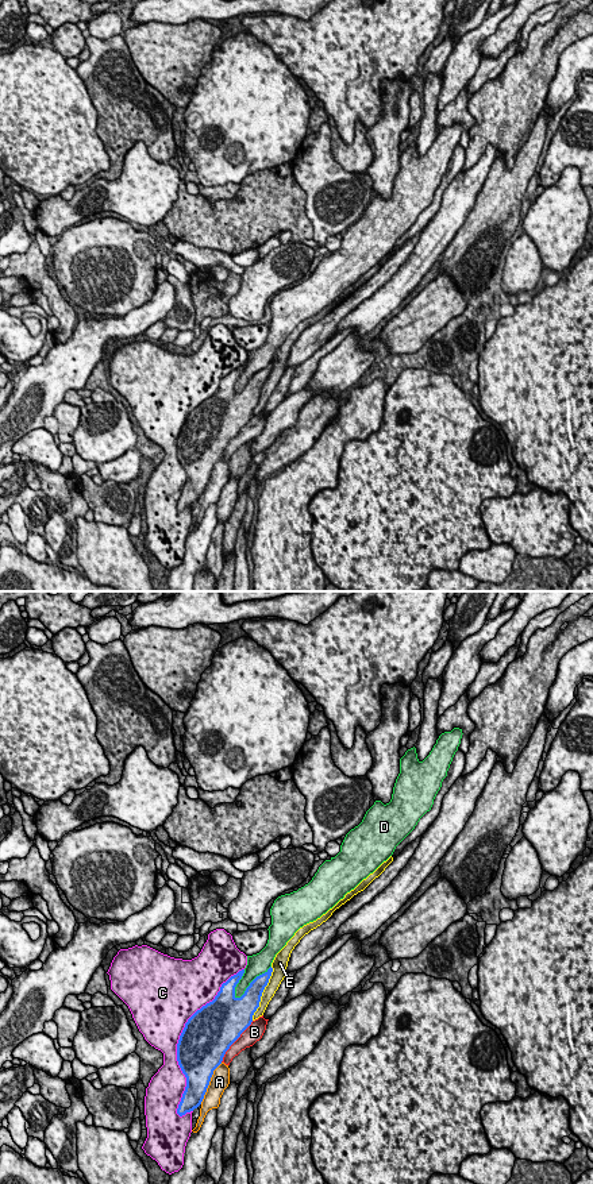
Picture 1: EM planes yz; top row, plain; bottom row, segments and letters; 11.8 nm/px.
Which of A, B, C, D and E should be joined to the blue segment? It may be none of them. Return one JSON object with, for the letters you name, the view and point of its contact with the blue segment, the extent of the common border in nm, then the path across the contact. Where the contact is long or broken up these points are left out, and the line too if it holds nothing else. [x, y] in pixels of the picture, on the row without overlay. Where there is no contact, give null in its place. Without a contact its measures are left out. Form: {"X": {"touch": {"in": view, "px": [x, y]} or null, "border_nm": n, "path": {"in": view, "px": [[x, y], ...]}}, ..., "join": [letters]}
{"join": []}

